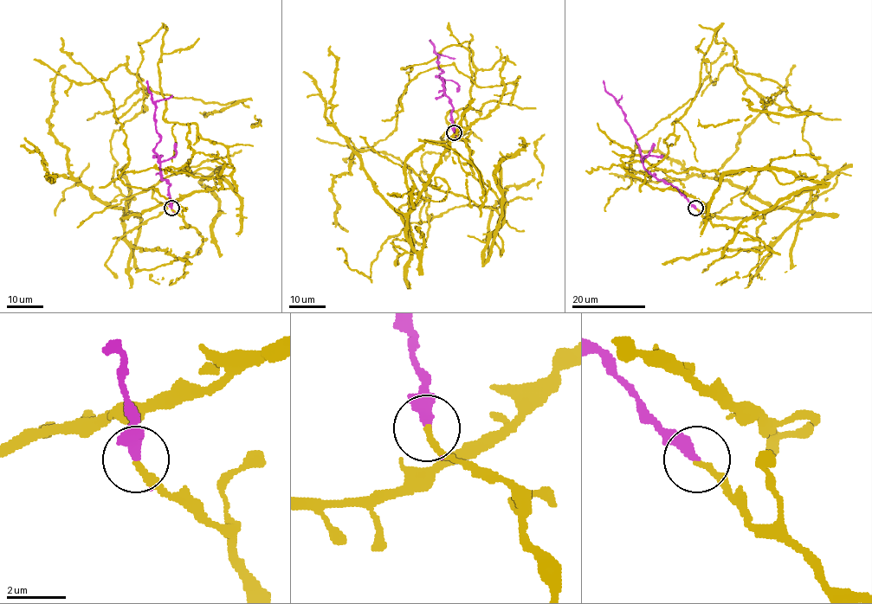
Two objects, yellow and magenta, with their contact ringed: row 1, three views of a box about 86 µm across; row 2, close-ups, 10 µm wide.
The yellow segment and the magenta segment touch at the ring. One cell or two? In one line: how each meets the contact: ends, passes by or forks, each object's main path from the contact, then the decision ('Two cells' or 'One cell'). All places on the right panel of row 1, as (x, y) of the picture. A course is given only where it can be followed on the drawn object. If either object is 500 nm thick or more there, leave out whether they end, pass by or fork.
At the ring yellow ends. At the ring magenta ends. Course of yellow: (695, 208), (764, 215), (828, 177), (806, 112), (748, 86), (719, 27), (668, 153), (628, 170), (683, 187). Course of magenta: (695, 208), (671, 184), (656, 178), (644, 168), (640, 148), (625, 114), (614, 97), (606, 91), (603, 80). One cell

